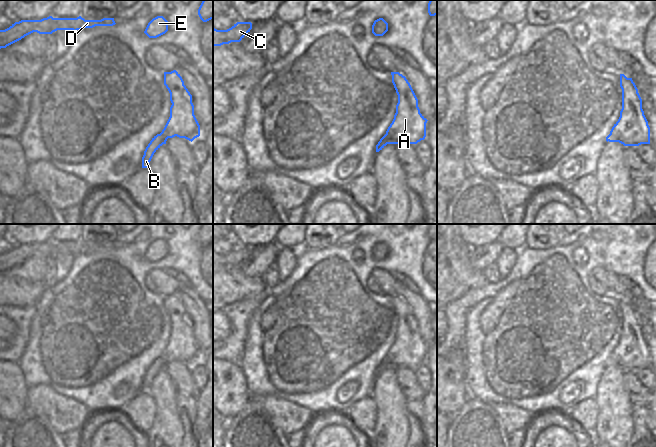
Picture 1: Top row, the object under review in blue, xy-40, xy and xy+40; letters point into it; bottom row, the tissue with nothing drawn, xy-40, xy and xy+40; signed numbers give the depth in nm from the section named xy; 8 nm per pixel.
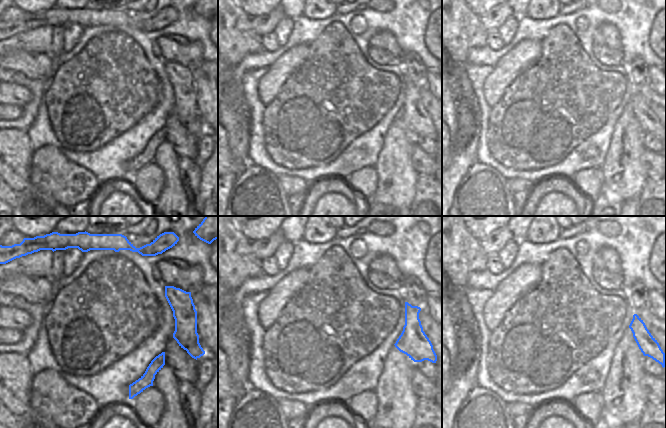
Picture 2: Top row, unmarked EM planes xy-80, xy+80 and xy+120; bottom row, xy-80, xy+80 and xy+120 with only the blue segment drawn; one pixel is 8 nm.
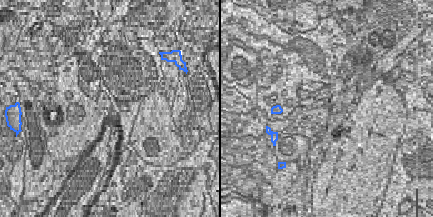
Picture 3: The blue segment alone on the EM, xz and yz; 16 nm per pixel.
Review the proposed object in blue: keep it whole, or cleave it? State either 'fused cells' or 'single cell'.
fused cells

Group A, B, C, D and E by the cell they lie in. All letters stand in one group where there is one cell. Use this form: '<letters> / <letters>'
A / B C D E

